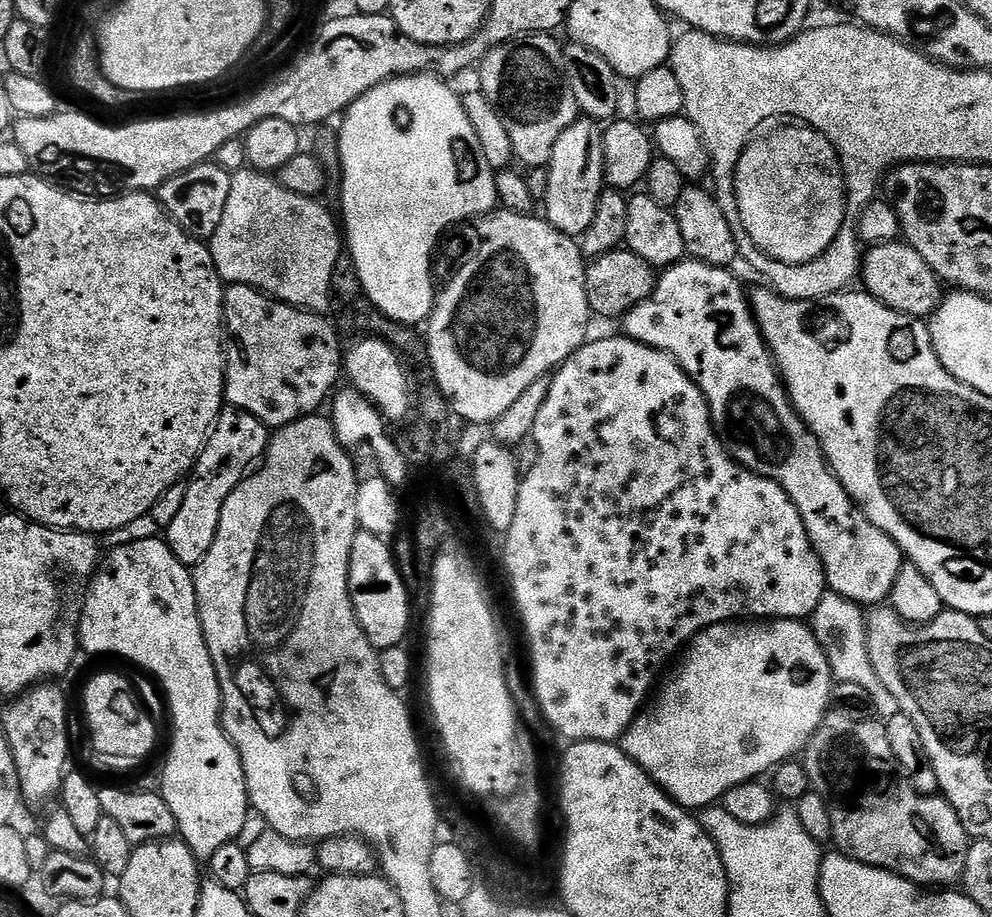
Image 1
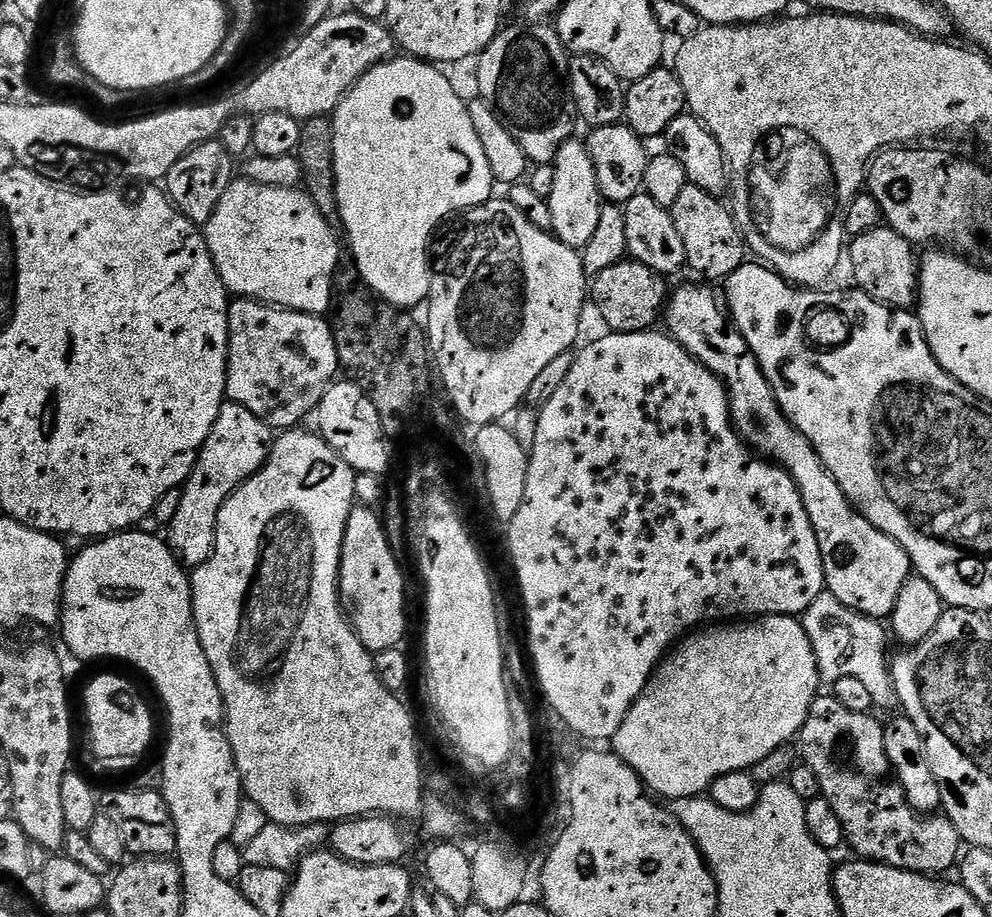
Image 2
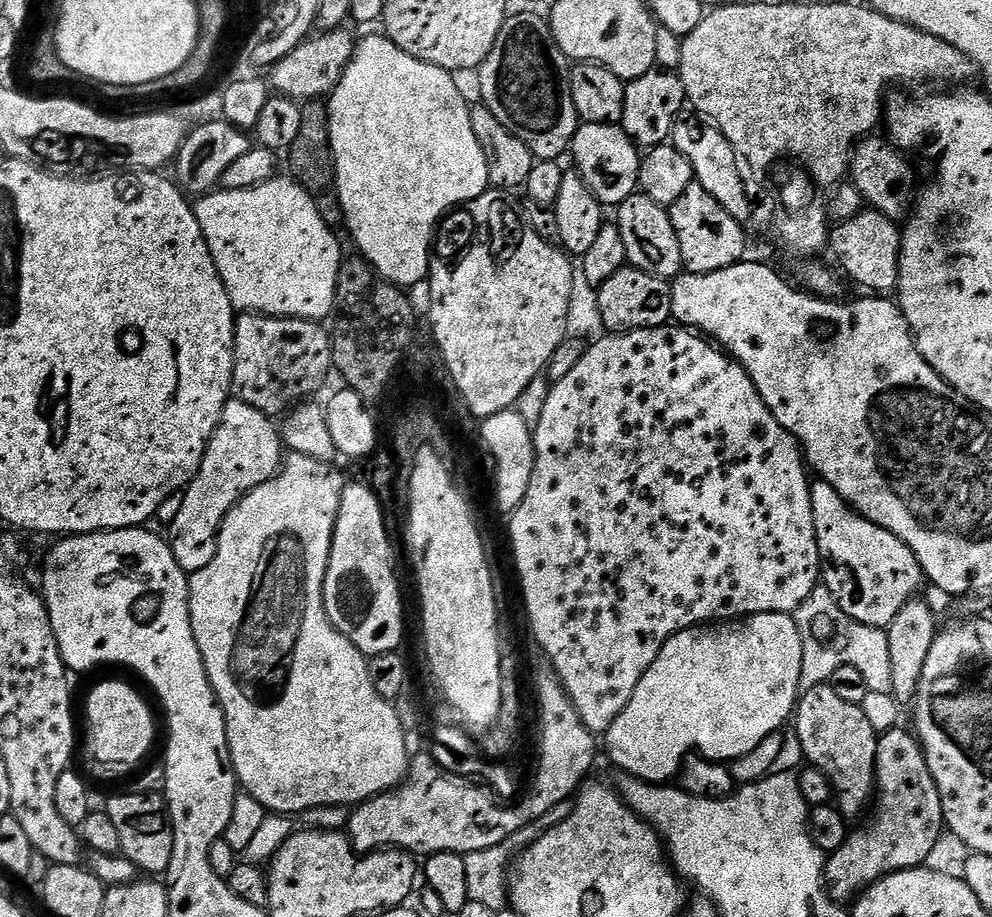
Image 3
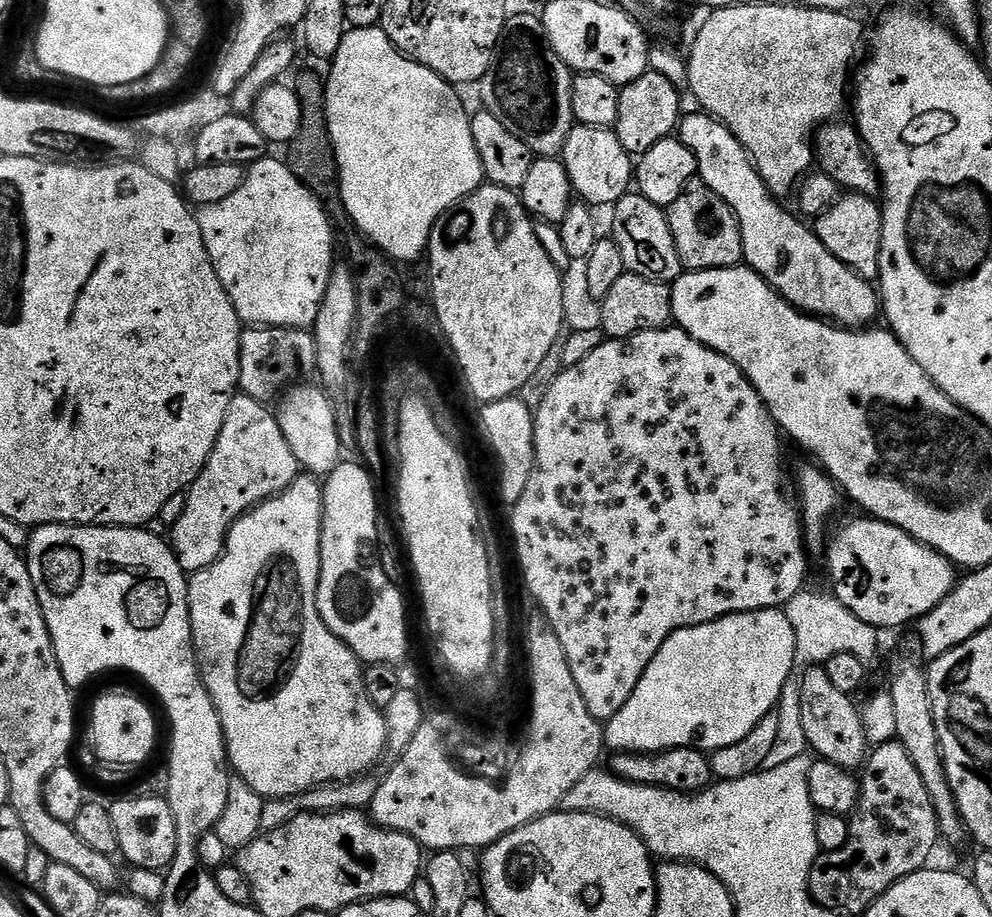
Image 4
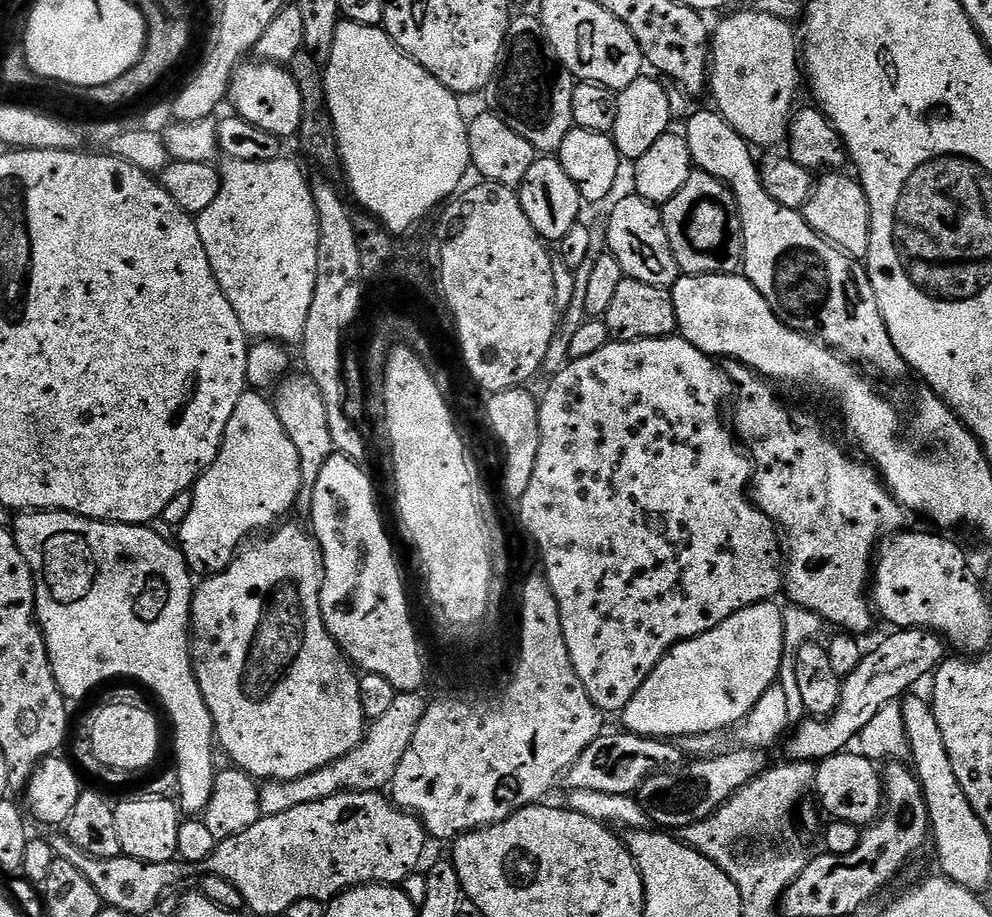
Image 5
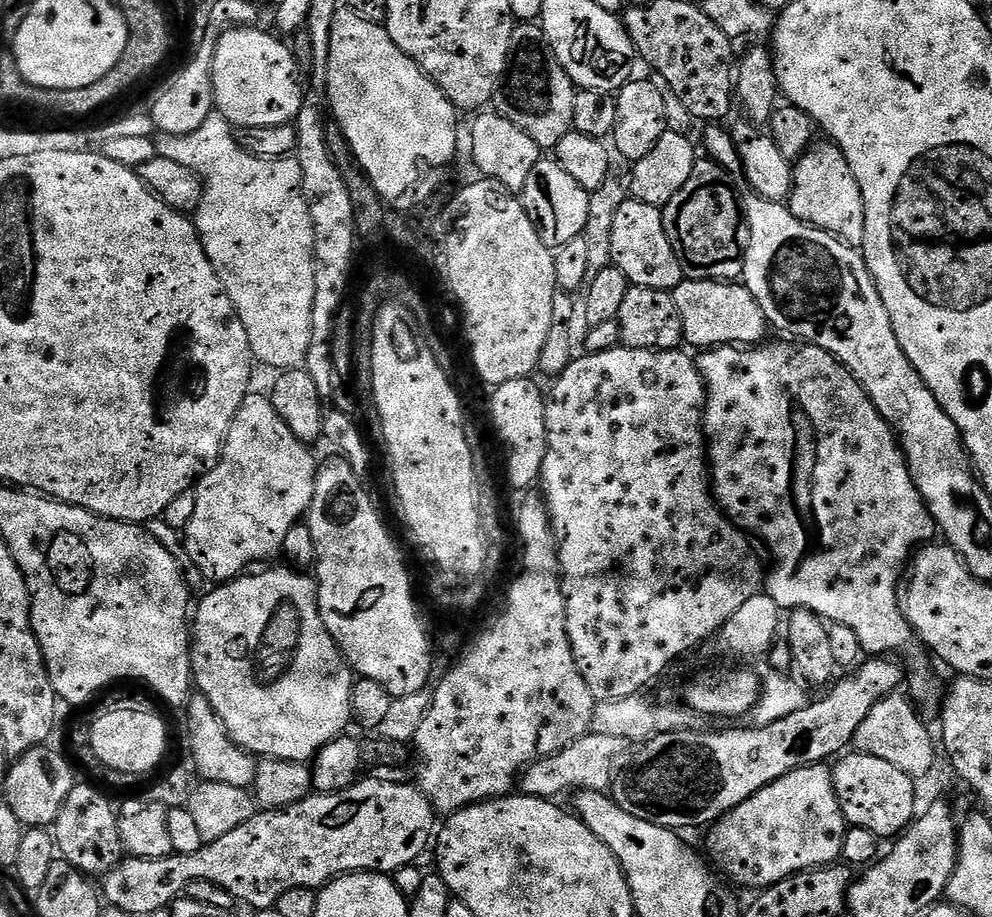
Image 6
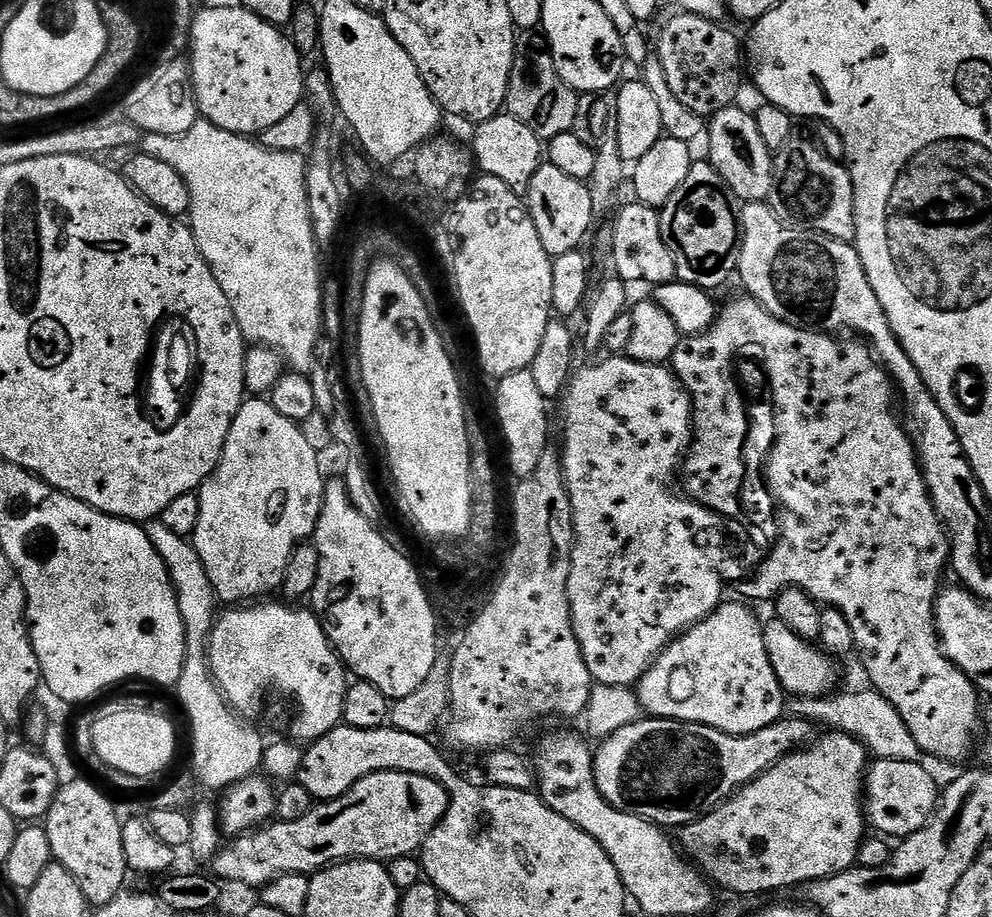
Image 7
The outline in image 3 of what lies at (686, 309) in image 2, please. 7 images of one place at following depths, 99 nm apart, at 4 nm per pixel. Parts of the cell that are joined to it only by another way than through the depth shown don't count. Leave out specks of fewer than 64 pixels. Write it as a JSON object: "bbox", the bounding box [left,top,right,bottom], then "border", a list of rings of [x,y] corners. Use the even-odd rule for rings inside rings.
{"bbox":[811,482,926,629],"border":[[[823,482],[811,485],[814,530],[820,551],[820,570],[823,587],[834,594],[838,606],[866,626],[887,629],[890,622],[906,606],[917,599],[926,577],[918,558],[890,530],[882,530],[874,522],[849,508],[832,487]]]}

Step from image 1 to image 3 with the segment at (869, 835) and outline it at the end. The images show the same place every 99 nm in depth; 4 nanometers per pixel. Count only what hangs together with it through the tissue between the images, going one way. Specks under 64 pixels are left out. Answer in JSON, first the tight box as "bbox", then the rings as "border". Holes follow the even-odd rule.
{"bbox":[794,684,878,818],"border":[[[819,684],[814,690],[800,693],[794,713],[794,731],[802,744],[805,761],[830,778],[835,807],[845,818],[863,817],[876,791],[878,733],[870,726],[861,705],[846,702],[830,685]]]}

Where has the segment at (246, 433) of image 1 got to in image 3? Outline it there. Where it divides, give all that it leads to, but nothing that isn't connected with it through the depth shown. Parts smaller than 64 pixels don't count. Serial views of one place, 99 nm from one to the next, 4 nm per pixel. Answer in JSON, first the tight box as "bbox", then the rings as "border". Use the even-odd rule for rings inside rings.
{"bbox":[166,398,286,573],"border":[[[232,398],[222,410],[222,418],[206,446],[206,454],[202,458],[202,466],[198,474],[188,487],[184,489],[182,498],[182,510],[178,510],[178,518],[170,525],[166,532],[168,545],[172,547],[174,558],[178,566],[186,573],[194,573],[210,566],[210,562],[216,556],[220,527],[230,510],[250,490],[258,485],[266,483],[276,477],[282,467],[282,461],[286,456],[286,448],[281,441],[281,429],[274,426],[273,417],[267,416],[264,412],[254,410],[246,402]]]}

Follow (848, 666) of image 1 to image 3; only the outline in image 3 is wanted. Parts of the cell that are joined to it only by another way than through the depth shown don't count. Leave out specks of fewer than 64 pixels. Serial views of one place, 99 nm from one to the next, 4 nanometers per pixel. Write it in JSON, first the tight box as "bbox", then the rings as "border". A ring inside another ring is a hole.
{"bbox":[794,586,894,693],"border":[[[823,586],[815,588],[810,598],[796,608],[794,619],[802,638],[801,692],[814,690],[814,686],[819,684],[827,684],[834,670],[839,670],[841,666],[854,666],[854,670],[859,670],[862,678],[866,678],[869,692],[891,693],[894,674],[890,667],[890,642],[885,629],[866,626],[850,618],[850,614],[838,606],[834,594],[830,594],[830,590]]]}

